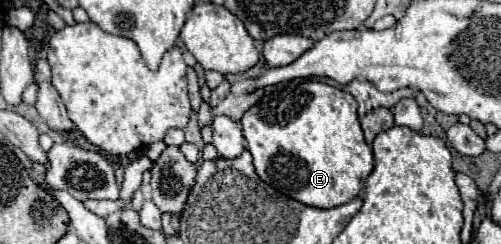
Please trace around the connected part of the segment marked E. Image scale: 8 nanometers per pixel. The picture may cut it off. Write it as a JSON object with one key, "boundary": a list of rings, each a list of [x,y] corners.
{"boundary":[[[304,80],[292,90],[284,88],[272,96],[264,96],[240,120],[248,152],[254,156],[256,174],[278,192],[314,208],[334,208],[350,202],[360,194],[374,168],[372,146],[364,142],[356,108],[358,104],[352,94],[316,80]]]}

